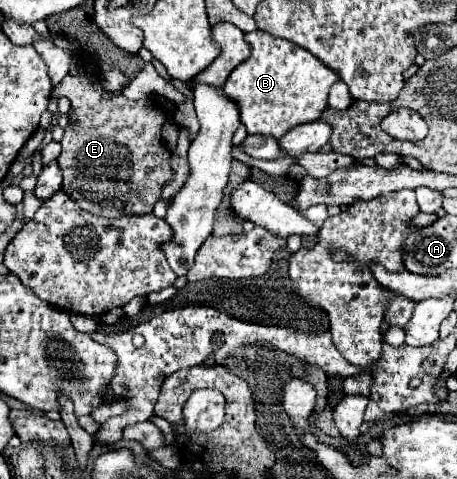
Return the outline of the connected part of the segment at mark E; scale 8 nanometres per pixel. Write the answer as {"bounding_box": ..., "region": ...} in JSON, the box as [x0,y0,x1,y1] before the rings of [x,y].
{"bounding_box":[51,75,173,217],"region":[[[67,75],[53,87],[51,97],[67,97],[77,113],[77,121],[65,129],[61,141],[61,189],[77,201],[83,211],[93,215],[121,217],[151,213],[161,197],[163,185],[173,177],[169,165],[171,153],[161,141],[161,127],[167,121],[165,113],[149,99],[131,101],[121,95],[105,101],[101,83],[85,75]]]}

